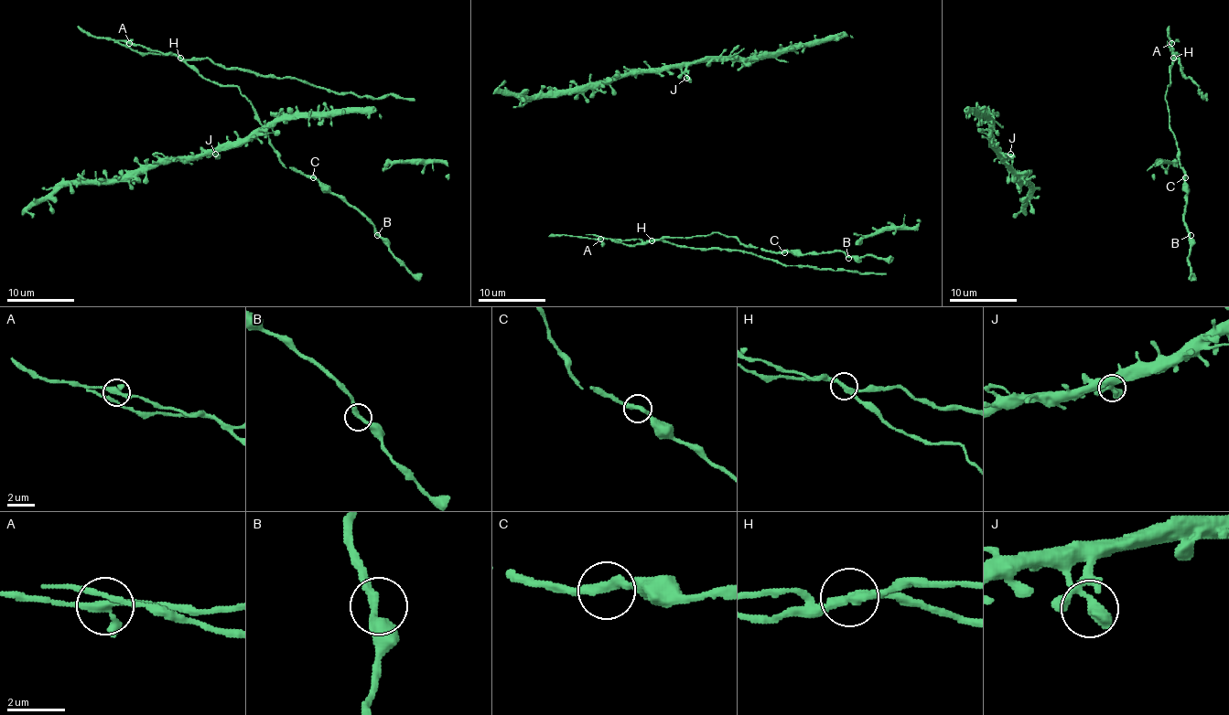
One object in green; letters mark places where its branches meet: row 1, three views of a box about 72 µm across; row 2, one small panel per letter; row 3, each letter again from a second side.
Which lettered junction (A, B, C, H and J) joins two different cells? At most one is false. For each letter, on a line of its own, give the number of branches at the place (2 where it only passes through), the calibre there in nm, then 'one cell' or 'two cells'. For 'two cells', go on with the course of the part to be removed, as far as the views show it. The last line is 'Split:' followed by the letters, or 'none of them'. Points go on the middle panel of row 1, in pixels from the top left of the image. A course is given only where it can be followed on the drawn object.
A: 2 branches meet; 320 nm thick; one cell
B: 2 branches meet; 280 nm thick; one cell
C: 2 branches meet; 320 nm thick; one cell
H: 3 branches meet; 280 nm thick; two cells; foreign part runs (651, 240), (668, 240), (698, 249), (745, 250), (776, 260), (787, 266), (885, 274)
J: 3 branches meet; 320 nm thick; one cell
Split: H

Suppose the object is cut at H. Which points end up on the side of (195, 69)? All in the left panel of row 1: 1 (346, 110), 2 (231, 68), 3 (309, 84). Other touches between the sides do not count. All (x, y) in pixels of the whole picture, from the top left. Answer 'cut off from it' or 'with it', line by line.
1: with it
2: cut off from it
3: cut off from it

